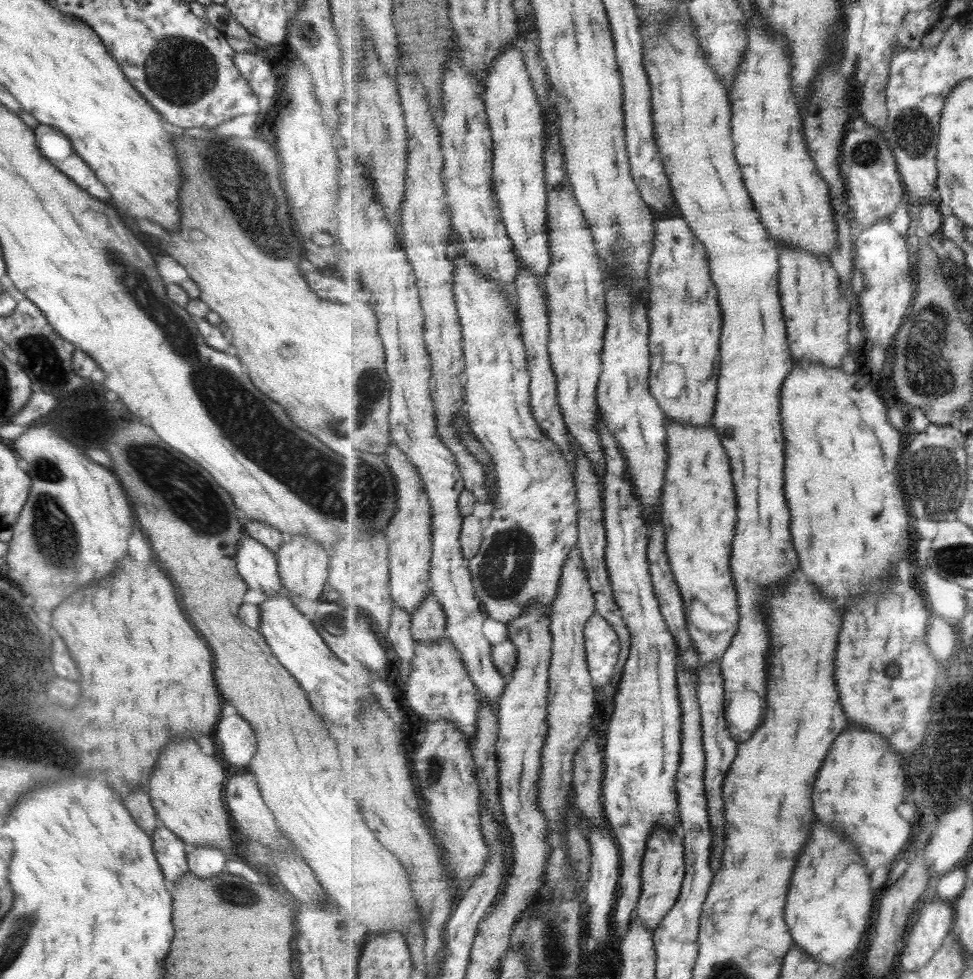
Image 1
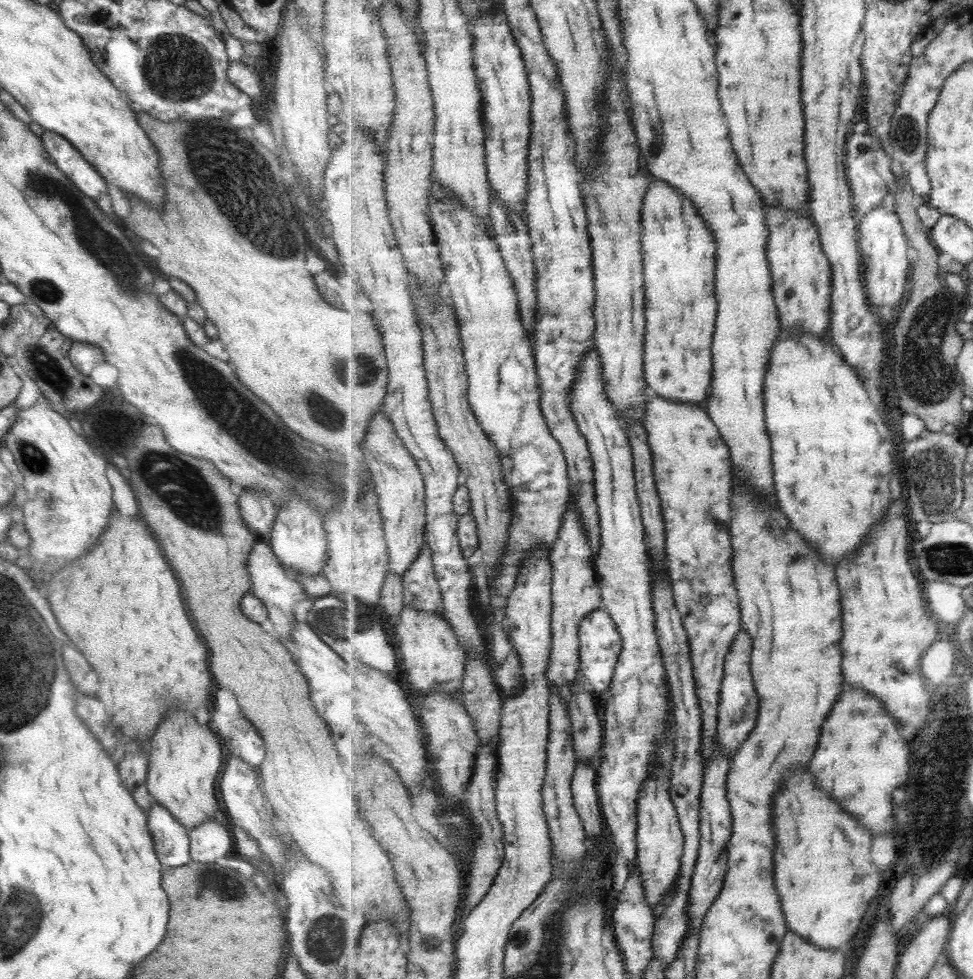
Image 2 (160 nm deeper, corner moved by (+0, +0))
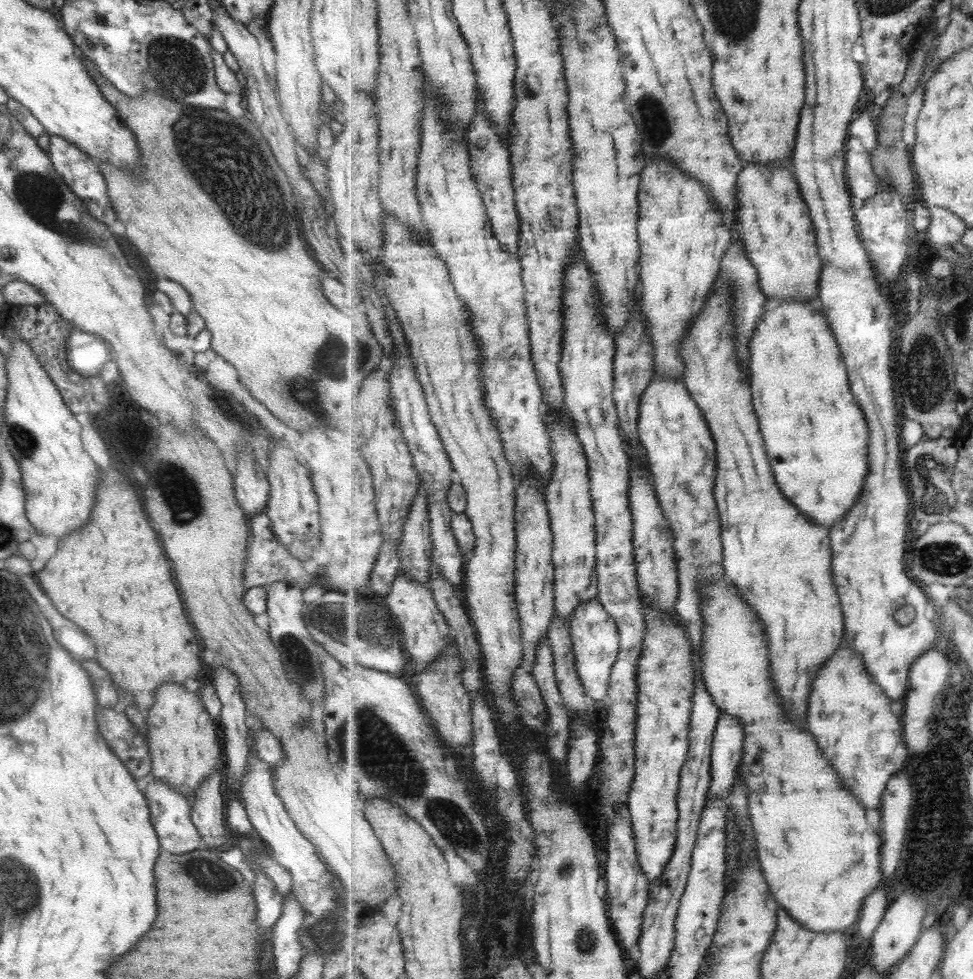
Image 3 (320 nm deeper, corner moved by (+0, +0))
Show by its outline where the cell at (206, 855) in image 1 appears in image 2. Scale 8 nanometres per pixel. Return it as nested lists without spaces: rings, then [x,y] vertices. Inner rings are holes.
[[[221,815],[203,821],[197,828],[188,829],[190,840],[190,860],[200,863],[212,863],[225,857],[231,848],[229,832],[225,828]]]

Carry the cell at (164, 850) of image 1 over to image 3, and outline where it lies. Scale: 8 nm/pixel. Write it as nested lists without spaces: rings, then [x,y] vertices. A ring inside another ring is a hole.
[[[157,779],[146,785],[144,797],[150,814],[151,826],[160,844],[161,852],[169,855],[183,854],[201,848],[202,840],[190,819],[191,798],[187,798],[168,784]]]

